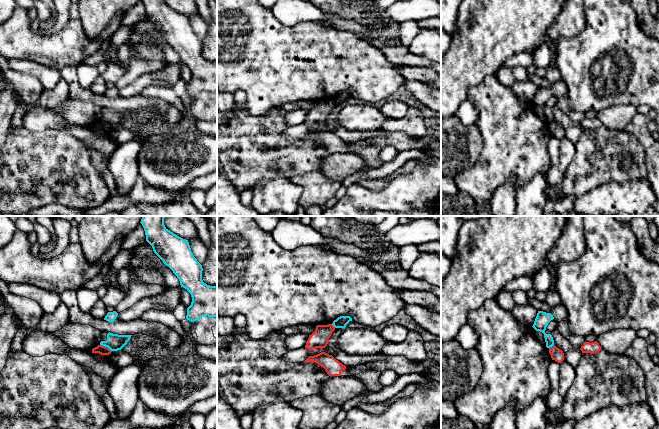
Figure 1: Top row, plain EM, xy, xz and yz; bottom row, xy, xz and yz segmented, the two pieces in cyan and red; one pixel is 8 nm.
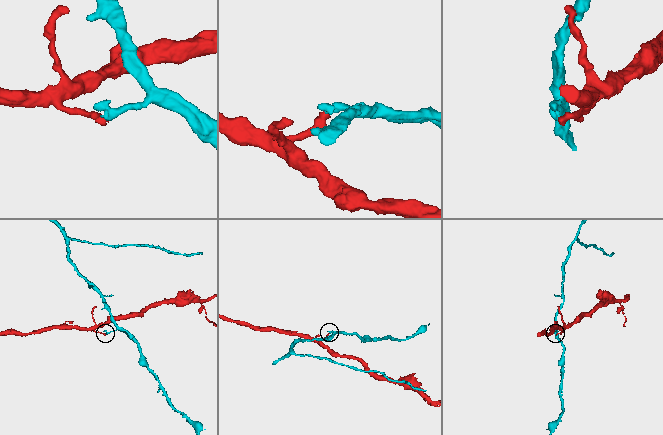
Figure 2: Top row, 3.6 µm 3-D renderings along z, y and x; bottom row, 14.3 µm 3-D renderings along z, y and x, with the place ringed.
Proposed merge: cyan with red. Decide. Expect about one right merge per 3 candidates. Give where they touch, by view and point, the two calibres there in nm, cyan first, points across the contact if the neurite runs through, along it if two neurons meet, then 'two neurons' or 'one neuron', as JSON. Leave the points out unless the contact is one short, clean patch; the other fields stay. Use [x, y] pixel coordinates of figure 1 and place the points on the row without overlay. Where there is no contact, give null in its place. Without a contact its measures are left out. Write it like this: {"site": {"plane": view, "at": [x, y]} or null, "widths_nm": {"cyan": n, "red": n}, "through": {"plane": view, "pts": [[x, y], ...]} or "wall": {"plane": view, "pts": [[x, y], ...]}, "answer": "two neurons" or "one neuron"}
{"site": {"plane": "xy", "at": [106, 122]}, "widths_nm": {"cyan": 140, "red": 70}, "wall": {"plane": "xy", "pts": [[100, 120], [111, 127]]}, "answer": "two neurons"}

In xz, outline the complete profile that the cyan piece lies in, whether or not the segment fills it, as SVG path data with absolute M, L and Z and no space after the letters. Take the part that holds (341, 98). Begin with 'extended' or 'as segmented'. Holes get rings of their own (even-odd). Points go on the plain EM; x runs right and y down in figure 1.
as segmented; M340 92L336 96L333 97L332 101L335 104L345 104L346 101L352 97L352 94L350 92Z

